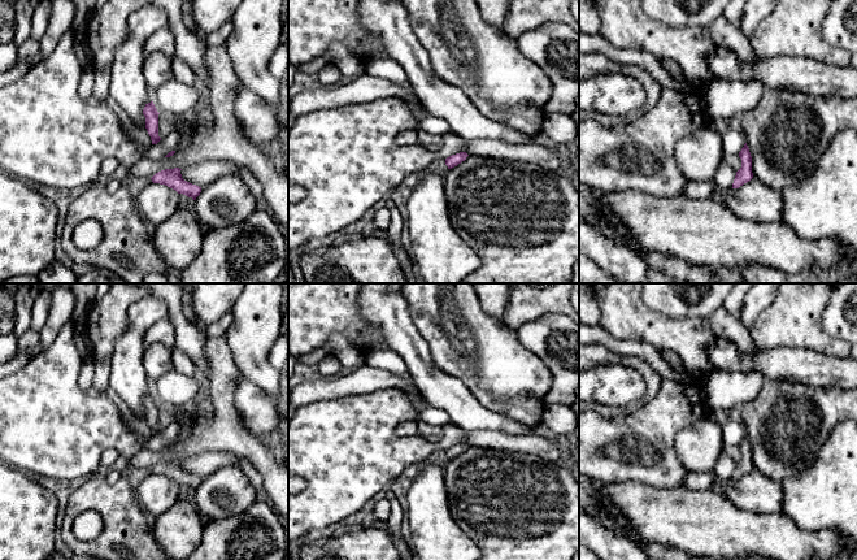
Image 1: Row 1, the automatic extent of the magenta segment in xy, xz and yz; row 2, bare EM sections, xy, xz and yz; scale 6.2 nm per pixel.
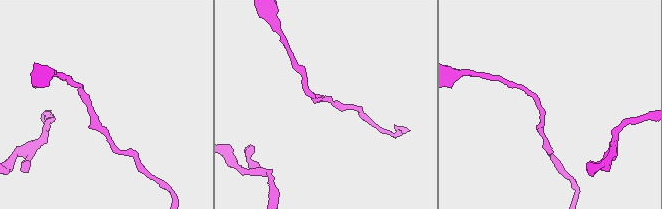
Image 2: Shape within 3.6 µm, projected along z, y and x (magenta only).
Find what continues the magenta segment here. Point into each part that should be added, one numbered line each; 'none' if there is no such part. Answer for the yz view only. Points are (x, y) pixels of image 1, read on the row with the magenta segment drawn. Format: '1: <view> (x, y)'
none

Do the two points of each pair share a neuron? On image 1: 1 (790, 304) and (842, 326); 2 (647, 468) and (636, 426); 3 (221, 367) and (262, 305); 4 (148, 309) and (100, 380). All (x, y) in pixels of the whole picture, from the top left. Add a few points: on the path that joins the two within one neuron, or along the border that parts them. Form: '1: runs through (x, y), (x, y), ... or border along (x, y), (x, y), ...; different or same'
1: border along (829, 296), (822, 326), (832, 337), (843, 341); different
2: runs through (647, 458), (647, 454), (636, 443), (636, 437); same
3: border along (223, 335), (233, 361), (239, 370); different
4: border along (117, 337), (113, 344), (108, 387); different

